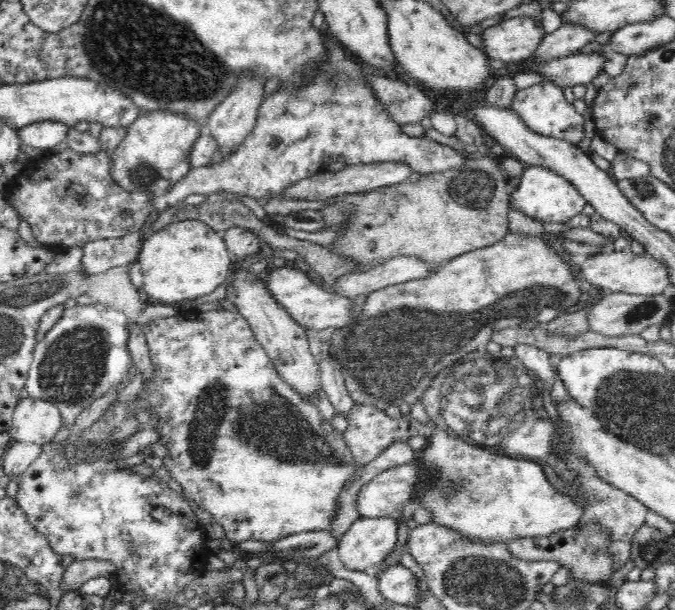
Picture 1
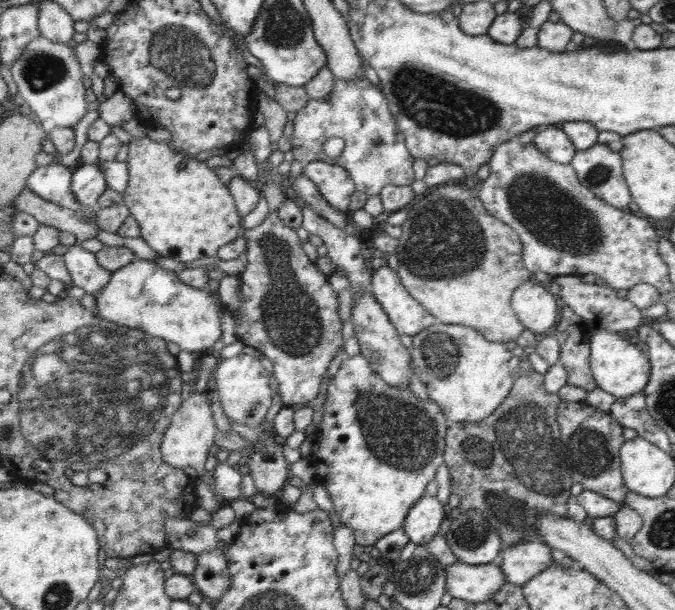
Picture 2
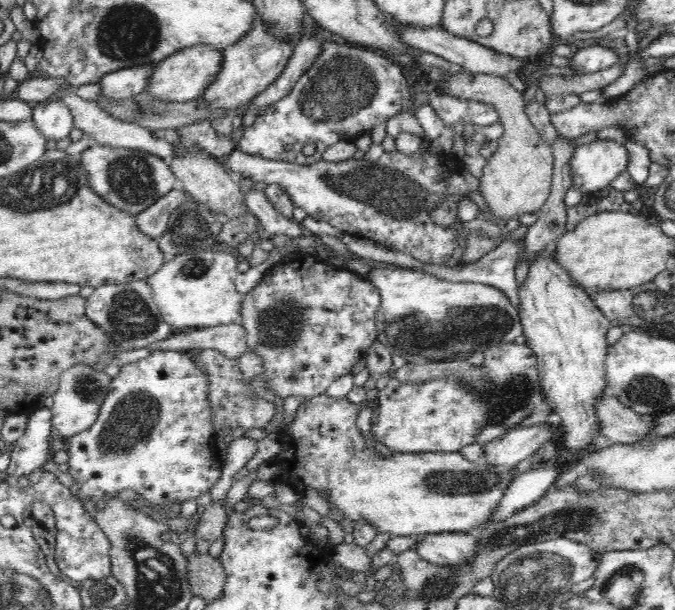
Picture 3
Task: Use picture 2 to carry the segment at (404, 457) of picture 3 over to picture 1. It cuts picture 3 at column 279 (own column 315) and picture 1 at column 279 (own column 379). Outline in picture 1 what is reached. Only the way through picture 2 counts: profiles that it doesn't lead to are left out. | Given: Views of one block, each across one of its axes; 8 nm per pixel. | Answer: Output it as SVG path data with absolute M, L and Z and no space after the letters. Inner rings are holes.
M211 307L208 312L182 312L182 314L178 314L178 316L166 316L162 318L158 318L156 320L150 321L145 325L141 325L142 330L144 331L146 337L146 343L148 343L148 350L150 351L150 359L152 359L152 365L154 365L154 378L148 382L148 386L143 386L145 380L142 382L142 386L140 387L139 393L137 394L138 400L144 399L152 405L152 409L156 411L159 416L159 421L156 426L153 428L160 433L160 442L158 444L162 444L168 449L169 457L164 458L164 465L167 466L167 470L174 478L177 480L182 486L183 491L182 495L184 495L184 499L188 499L196 502L199 508L202 510L207 510L212 514L214 520L222 525L222 528L225 531L225 536L228 540L234 543L244 542L244 540L261 540L262 542L276 542L278 538L286 538L286 536L290 536L290 534L298 534L298 532L314 532L314 530L324 530L330 526L330 522L334 520L334 516L336 516L336 506L338 506L338 496L340 496L340 492L342 492L342 488L350 482L350 478L356 474L356 470L359 470L361 467L356 463L356 459L352 457L352 453L350 453L350 449L348 449L348 443L346 443L346 439L344 439L344 434L336 431L334 426L330 421L326 421L319 412L317 404L313 404L309 402L309 400L305 400L298 391L294 391L294 387L290 387L286 381L282 381L280 379L280 375L278 375L278 371L276 371L276 367L274 367L274 363L270 360L270 357L266 354L264 347L256 340L255 334L249 325L249 322L239 313L238 310L225 310L222 308Z

